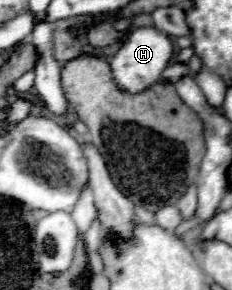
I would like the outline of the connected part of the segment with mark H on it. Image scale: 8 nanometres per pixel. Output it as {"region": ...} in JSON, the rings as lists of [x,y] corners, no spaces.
{"region":[[[147,26],[137,28],[129,34],[129,38],[119,48],[119,52],[111,58],[113,78],[121,90],[141,92],[159,80],[159,76],[167,68],[171,56],[173,56],[173,44],[167,34],[159,32],[157,28],[147,28]]]}

